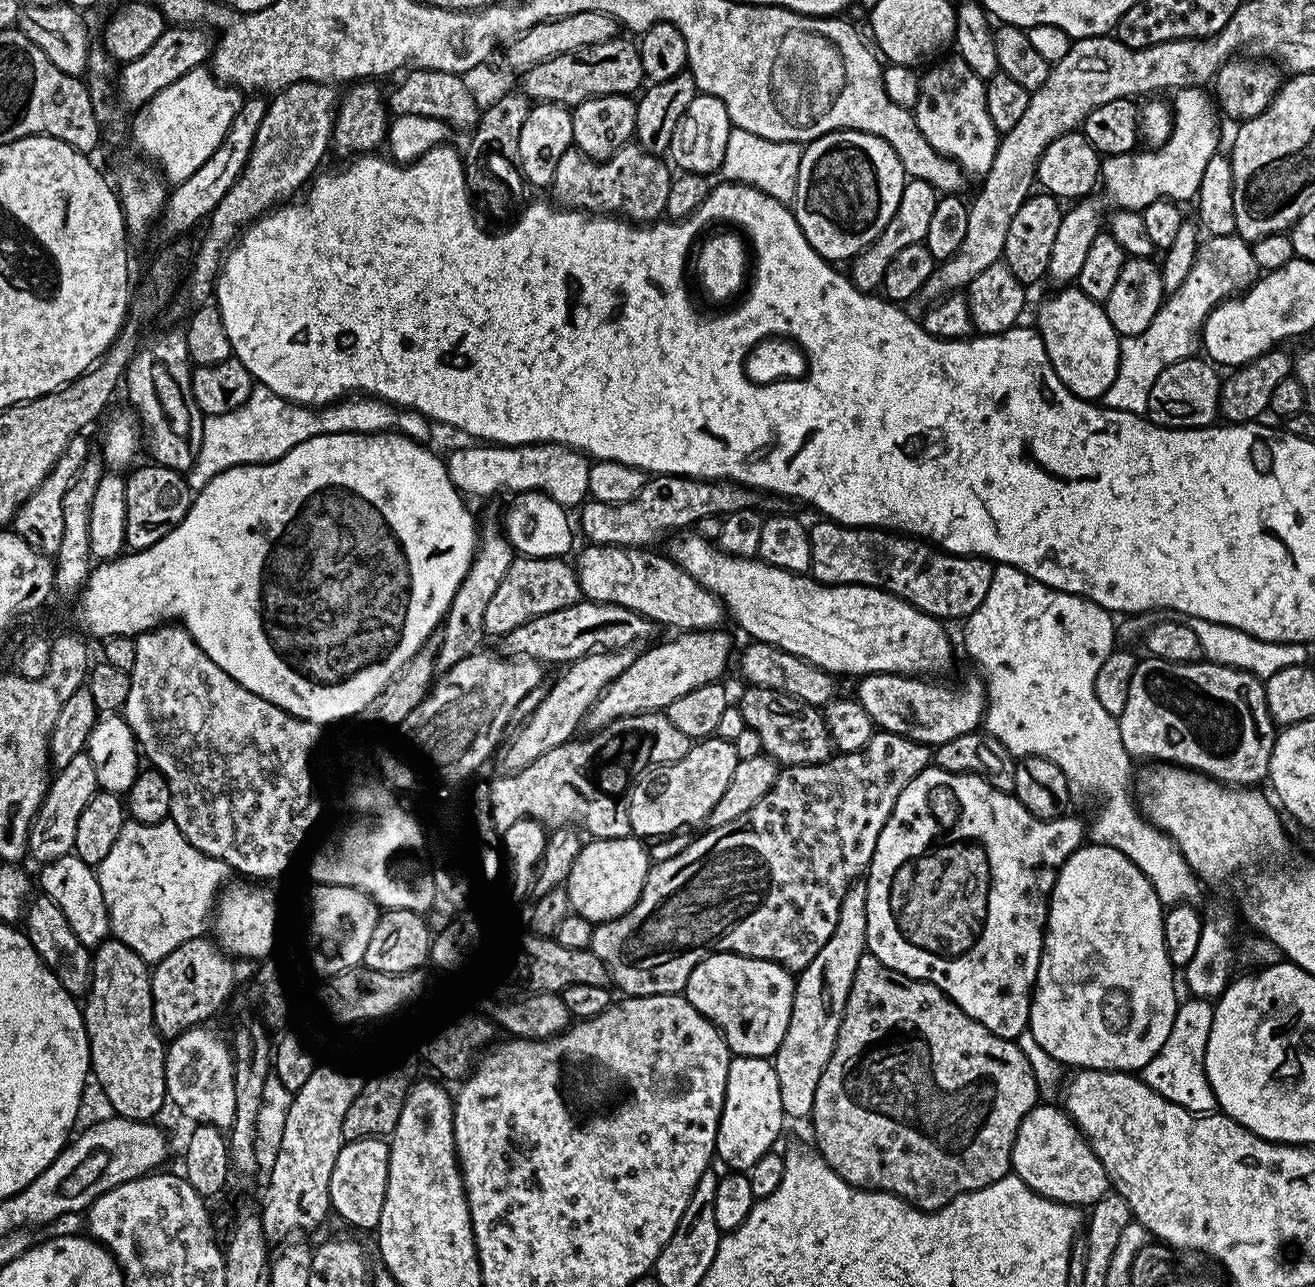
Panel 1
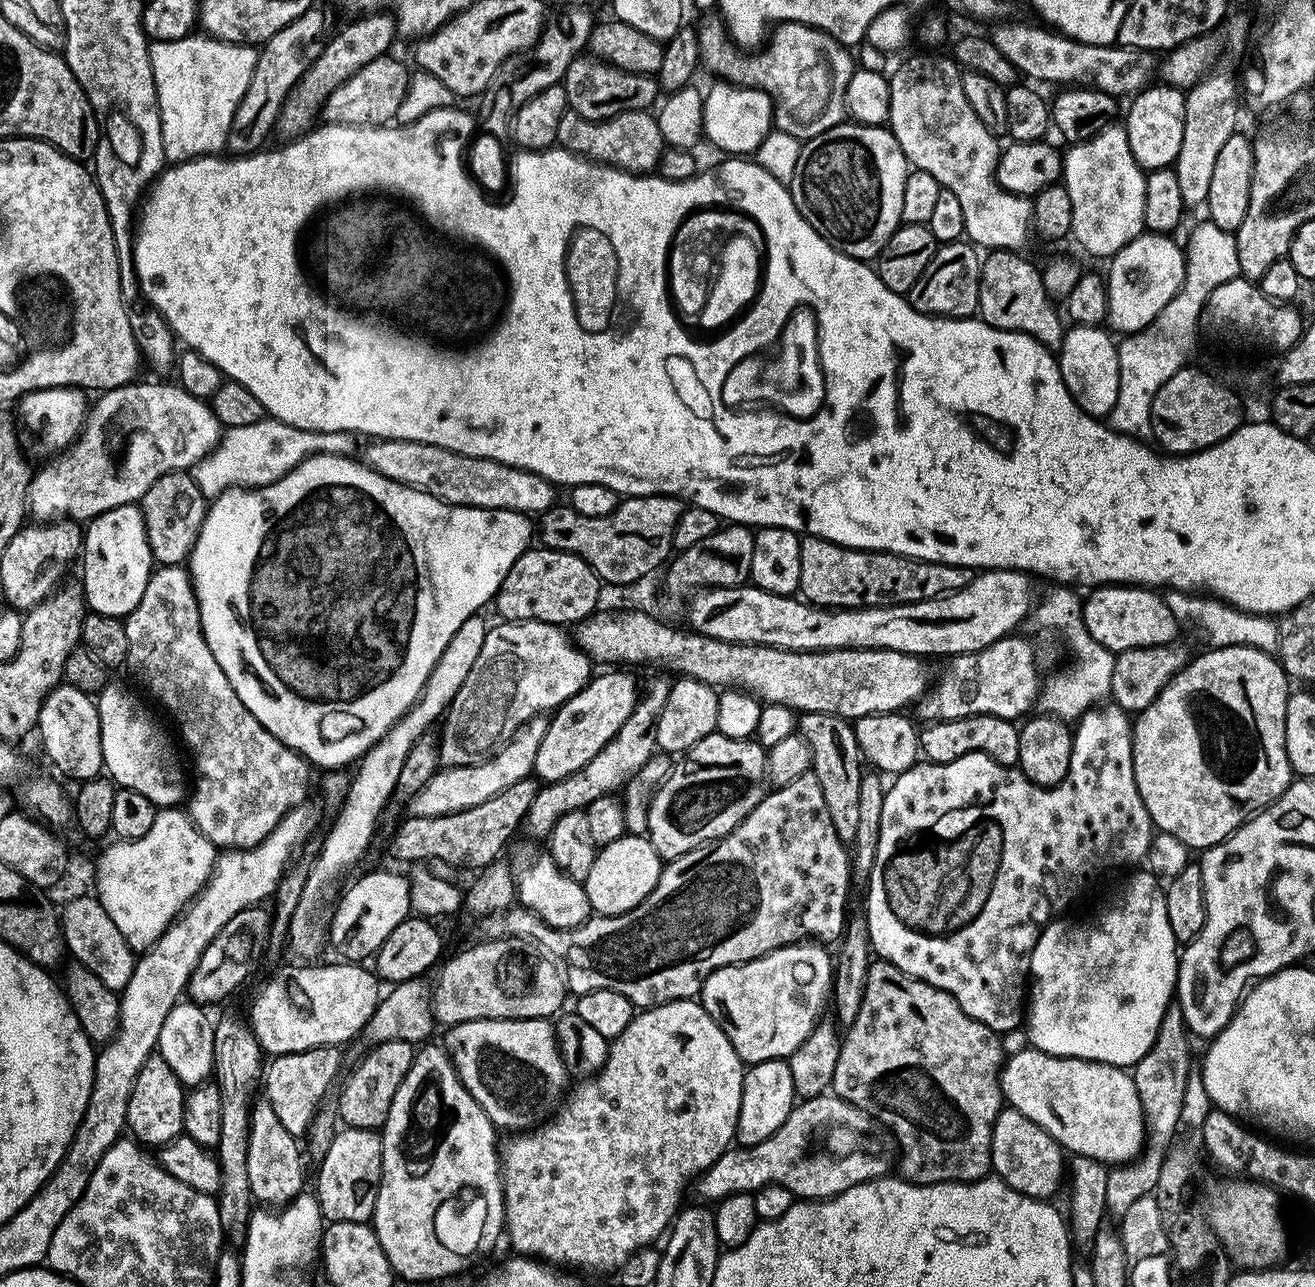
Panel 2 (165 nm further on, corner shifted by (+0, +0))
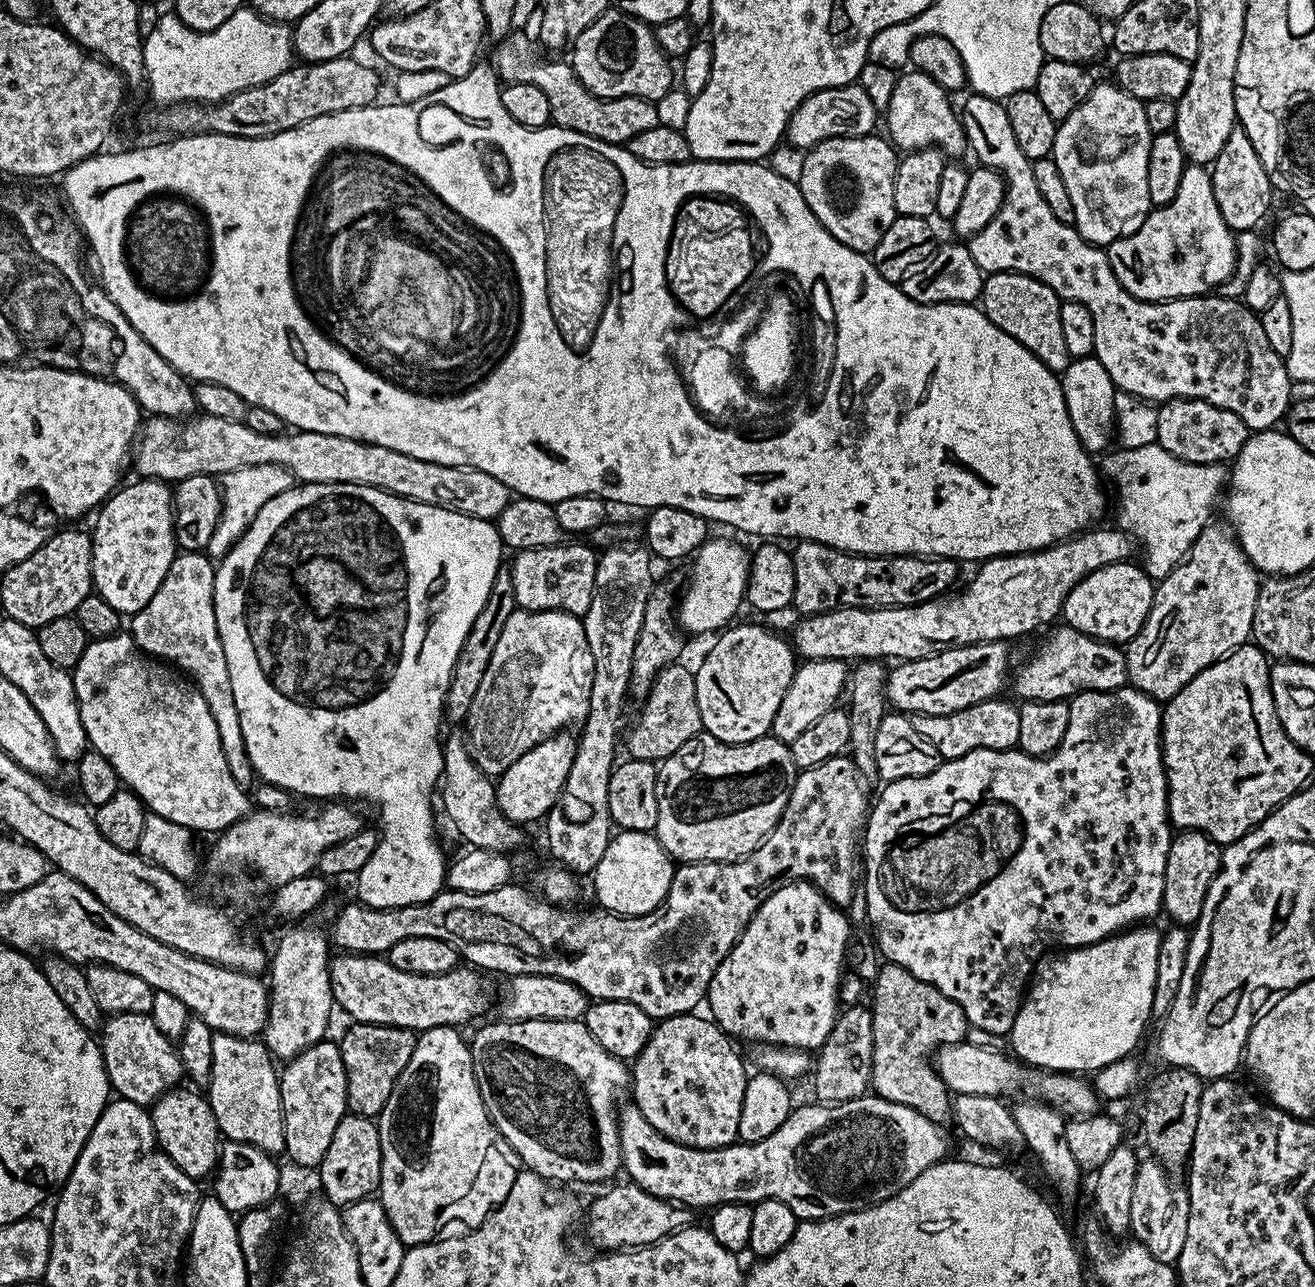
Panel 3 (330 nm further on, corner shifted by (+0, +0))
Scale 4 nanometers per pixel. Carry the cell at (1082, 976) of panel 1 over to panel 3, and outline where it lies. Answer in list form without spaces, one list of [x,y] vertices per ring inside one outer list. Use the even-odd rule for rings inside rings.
[[[1133,926],[1084,948],[1069,948],[1059,954],[1045,955],[1034,969],[1034,979],[1018,1010],[1018,1018],[1014,1018],[1010,1033],[1011,1051],[1031,1067],[1073,1074],[1095,1074],[1110,1062],[1131,1057],[1148,1020],[1153,1019],[1160,932],[1148,927],[1152,926]]]

